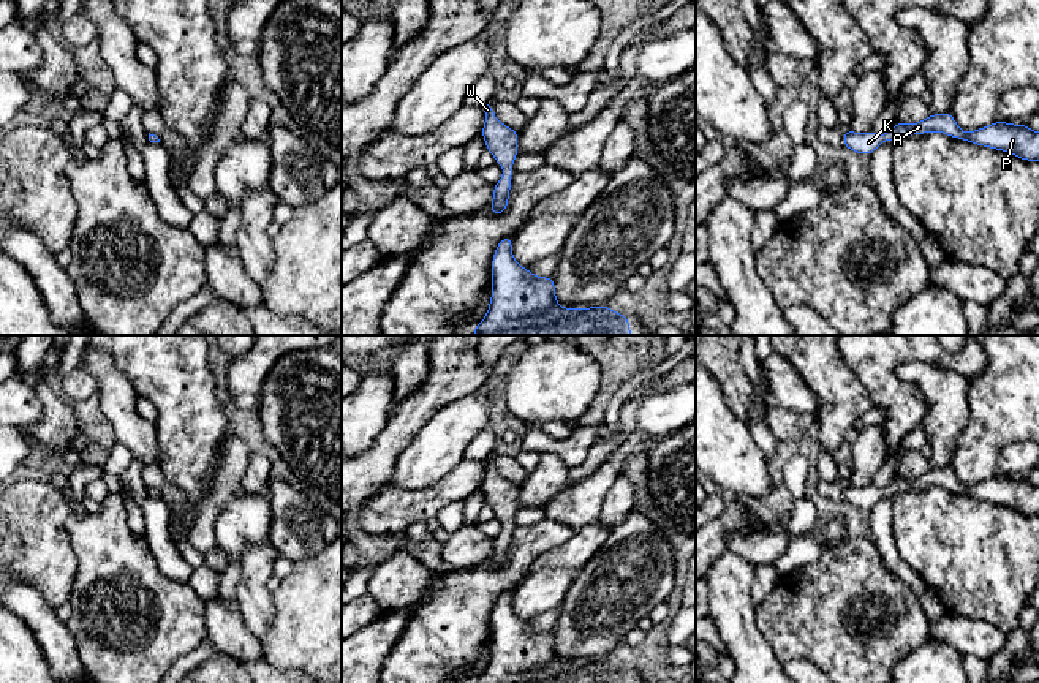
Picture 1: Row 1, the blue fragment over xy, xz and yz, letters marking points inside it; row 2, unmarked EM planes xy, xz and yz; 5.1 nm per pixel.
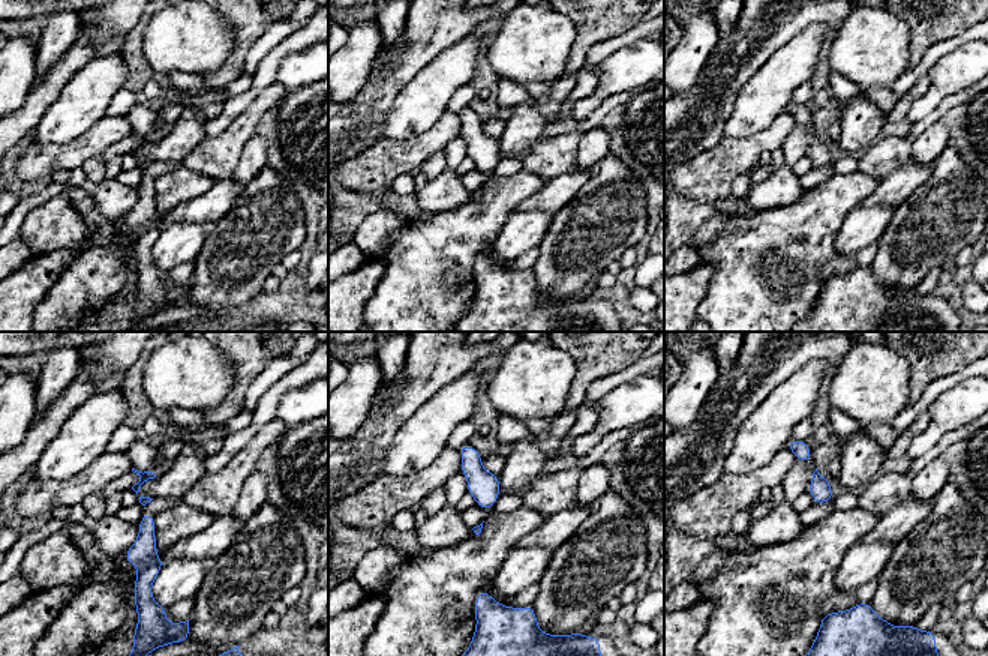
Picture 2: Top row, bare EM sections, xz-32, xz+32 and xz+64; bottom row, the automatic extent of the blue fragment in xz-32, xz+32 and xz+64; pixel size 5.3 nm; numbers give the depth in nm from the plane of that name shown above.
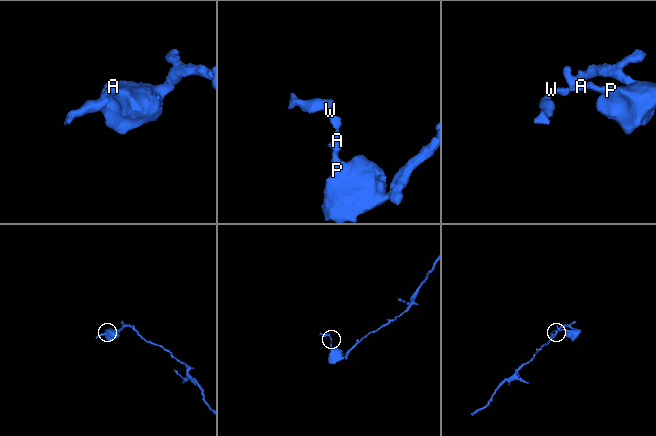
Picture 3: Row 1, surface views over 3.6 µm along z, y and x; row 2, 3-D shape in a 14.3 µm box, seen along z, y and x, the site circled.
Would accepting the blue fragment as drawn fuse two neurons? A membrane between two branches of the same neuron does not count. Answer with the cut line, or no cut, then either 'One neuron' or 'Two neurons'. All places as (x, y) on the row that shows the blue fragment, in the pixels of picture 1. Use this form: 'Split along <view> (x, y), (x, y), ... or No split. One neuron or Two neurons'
No split. One neuron

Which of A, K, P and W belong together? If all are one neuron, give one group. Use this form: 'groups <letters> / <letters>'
groups A K P W

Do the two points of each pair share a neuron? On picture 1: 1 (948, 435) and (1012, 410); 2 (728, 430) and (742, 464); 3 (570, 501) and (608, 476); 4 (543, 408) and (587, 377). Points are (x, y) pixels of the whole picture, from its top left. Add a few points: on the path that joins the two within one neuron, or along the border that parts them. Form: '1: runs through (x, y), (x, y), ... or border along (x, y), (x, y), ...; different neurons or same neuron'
1: border along (968, 392), (967, 424), (959, 435), (949, 464); different neurons
2: runs through (728, 438), (728, 449), (734, 456); same neuron
3: runs through (579, 501), (598, 484); same neuron
4: runs through (554, 397), (576, 377); same neuron

